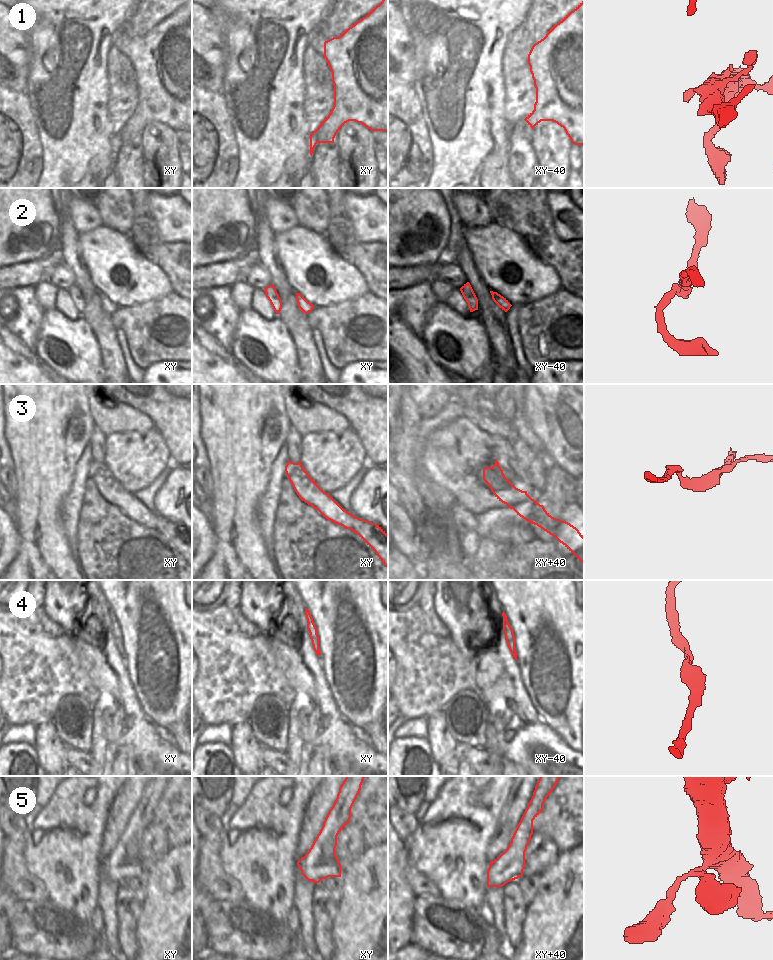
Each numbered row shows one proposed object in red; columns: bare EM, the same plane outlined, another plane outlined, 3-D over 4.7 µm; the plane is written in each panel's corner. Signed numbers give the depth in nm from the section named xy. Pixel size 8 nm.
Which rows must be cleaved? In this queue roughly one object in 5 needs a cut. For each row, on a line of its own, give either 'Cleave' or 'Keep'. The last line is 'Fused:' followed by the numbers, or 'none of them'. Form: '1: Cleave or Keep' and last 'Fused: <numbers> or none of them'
1: Keep
2: Keep
3: Cleave
4: Keep
5: Keep
Fused: 3.

